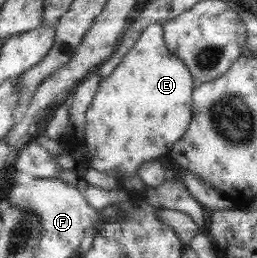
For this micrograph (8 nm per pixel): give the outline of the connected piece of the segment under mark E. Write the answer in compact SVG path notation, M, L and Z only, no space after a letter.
M161 24L147 26L113 72L99 82L87 109L84 141L89 164L122 180L135 176L143 163L167 155L193 118L195 85L181 58L165 47Z

